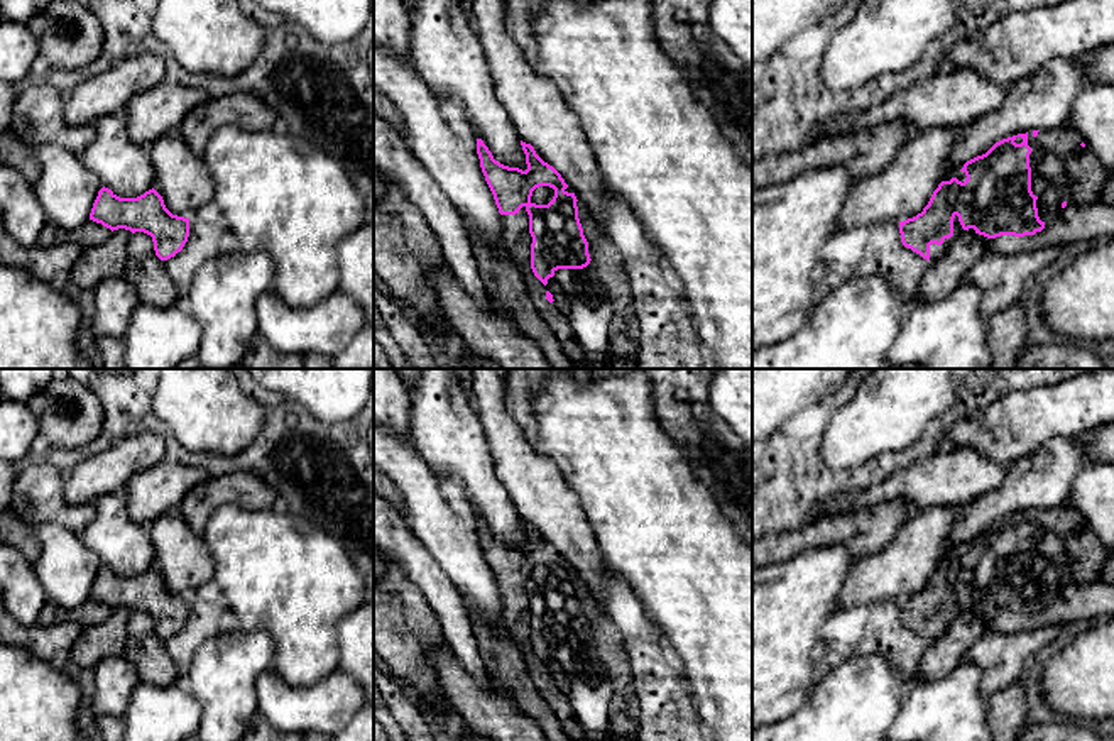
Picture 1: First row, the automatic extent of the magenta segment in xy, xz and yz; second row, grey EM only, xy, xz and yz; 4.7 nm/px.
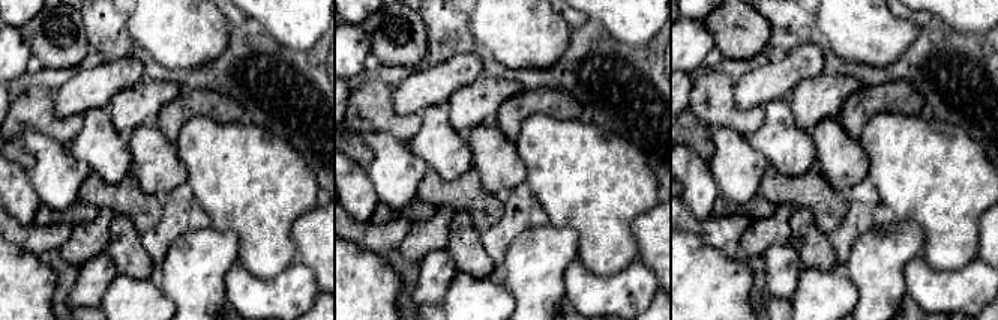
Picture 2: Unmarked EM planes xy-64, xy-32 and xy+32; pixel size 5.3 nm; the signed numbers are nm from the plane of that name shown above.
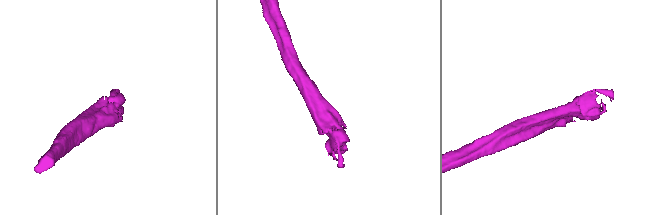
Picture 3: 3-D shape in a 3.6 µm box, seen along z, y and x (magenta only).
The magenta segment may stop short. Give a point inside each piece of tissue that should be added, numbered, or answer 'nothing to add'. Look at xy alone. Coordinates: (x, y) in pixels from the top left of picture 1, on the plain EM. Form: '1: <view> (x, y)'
nothing to add

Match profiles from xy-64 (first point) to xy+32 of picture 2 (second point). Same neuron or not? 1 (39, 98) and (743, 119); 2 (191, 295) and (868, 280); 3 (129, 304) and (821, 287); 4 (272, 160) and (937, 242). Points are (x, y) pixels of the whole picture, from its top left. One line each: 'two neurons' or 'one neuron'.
1: one neuron
2: one neuron
3: one neuron
4: one neuron

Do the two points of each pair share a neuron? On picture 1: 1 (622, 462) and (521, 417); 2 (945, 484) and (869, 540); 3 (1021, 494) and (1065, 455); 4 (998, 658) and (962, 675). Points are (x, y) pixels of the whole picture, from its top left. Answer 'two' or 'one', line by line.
1: two
2: two
3: one
4: two

